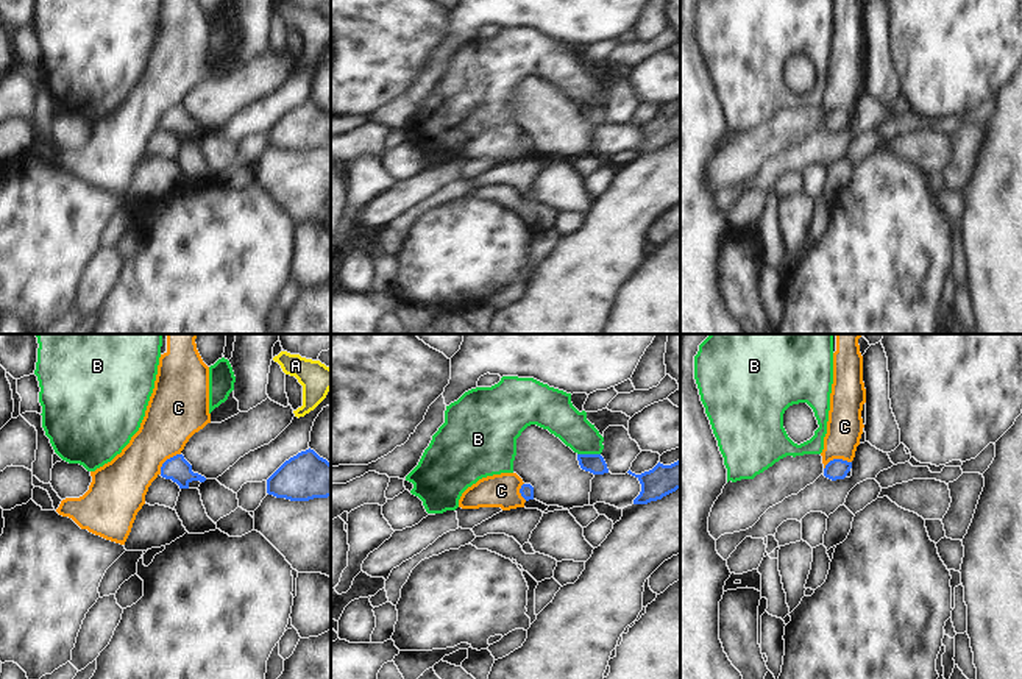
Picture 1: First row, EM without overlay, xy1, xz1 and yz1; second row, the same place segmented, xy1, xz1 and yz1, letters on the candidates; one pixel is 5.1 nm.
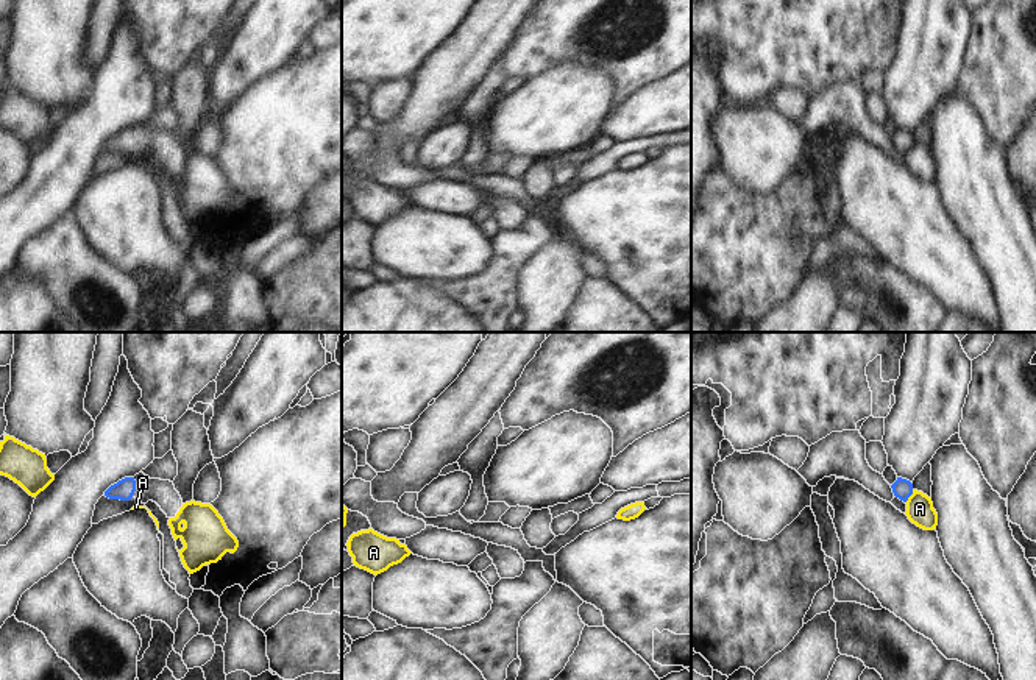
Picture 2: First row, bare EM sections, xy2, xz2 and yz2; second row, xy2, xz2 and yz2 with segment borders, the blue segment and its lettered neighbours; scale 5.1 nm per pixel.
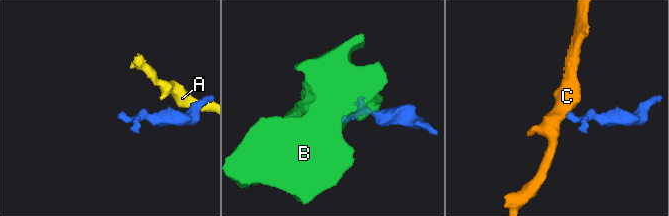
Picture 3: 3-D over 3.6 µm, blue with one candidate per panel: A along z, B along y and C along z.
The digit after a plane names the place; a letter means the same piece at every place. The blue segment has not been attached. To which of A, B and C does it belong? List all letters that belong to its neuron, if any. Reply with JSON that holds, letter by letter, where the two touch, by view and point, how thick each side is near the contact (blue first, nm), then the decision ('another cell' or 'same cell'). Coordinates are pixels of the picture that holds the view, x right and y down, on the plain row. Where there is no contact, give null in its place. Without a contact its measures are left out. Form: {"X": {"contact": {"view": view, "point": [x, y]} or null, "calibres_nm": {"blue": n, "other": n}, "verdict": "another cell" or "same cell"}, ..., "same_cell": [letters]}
{"A": {"contact": {"view": "yz2", "point": [910, 145]}, "calibres_nm": {"blue": 110, "other": 140}, "verdict": "another cell"}, "B": {"contact": {"view": "xz1", "point": [589, 105]}, "calibres_nm": {"blue": 100, "other": 180}, "verdict": "another cell"}, "C": {"contact": {"view": "yz1", "point": [837, 110]}, "calibres_nm": {"blue": 110, "other": 190}, "verdict": "another cell"}, "same_cell": []}

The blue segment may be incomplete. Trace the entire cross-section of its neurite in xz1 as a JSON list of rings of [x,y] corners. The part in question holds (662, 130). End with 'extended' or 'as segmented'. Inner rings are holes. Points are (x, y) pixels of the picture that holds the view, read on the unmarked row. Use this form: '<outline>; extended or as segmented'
[[[680,109],[671,116],[657,114],[652,120],[644,122],[641,125],[635,125],[630,120],[629,125],[635,126],[641,134],[640,145],[633,150],[633,155],[648,155],[651,151],[662,150],[663,147],[680,139]]]; as segmented

